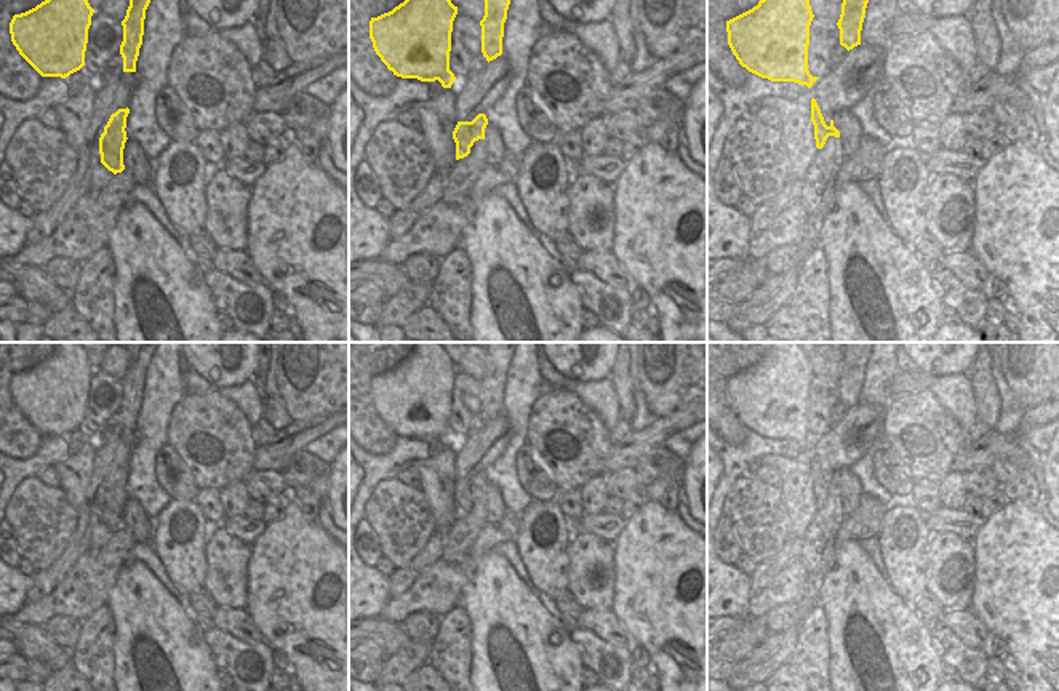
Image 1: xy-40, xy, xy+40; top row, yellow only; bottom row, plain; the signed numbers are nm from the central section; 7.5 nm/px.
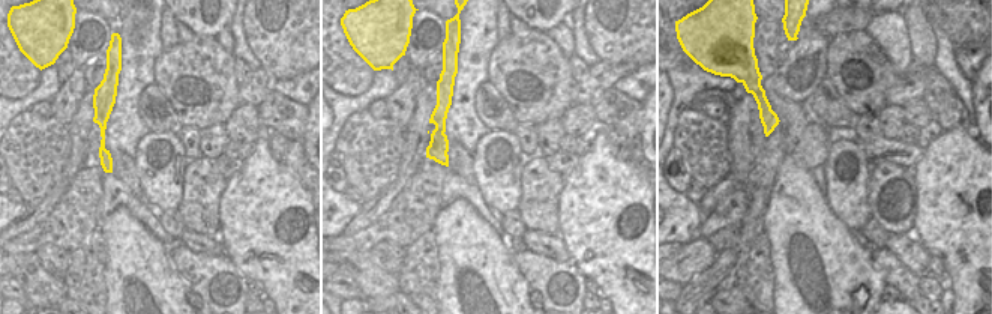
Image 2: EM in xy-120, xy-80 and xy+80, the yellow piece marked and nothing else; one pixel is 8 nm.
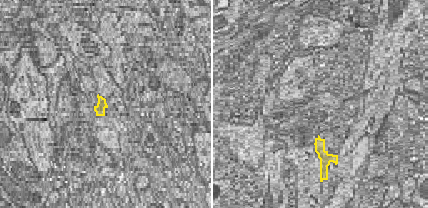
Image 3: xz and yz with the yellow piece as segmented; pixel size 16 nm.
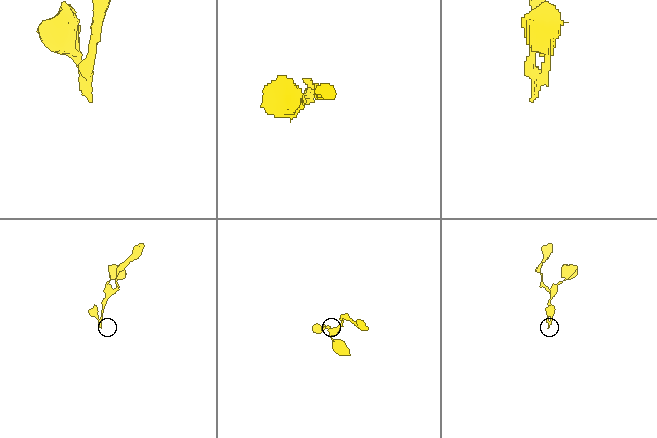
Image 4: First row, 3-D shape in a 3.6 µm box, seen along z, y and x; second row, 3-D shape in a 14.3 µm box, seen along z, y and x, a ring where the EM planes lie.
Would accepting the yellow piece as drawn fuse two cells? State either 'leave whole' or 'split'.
split

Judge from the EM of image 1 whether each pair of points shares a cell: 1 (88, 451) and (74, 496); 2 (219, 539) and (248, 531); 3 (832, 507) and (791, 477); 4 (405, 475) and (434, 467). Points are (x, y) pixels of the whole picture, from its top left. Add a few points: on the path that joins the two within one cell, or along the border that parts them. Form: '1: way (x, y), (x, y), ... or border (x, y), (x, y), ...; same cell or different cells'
1: way (80, 463), (74, 472), (74, 485); same cell
2: border (221, 523), (231, 535), (248, 546); different cells
3: border (819, 507), (802, 538); different cells
4: border (411, 466), (418, 472), (419, 487); different cells

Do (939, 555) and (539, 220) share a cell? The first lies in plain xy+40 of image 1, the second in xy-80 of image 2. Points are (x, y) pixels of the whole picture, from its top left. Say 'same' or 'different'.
same

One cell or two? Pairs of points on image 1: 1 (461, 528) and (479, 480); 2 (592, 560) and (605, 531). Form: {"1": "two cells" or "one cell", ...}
{"1": "one cell", "2": "two cells"}

